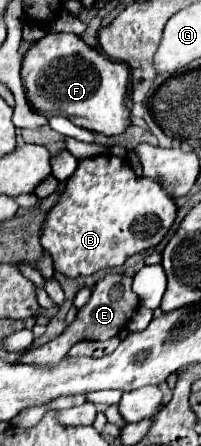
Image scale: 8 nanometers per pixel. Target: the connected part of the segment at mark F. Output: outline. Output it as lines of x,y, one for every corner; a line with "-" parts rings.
64,32
46,34
42,40
34,42
34,46
24,54
24,62
22,62
22,80
24,80
26,98
36,112
46,116
66,116
76,126
104,136
122,134
130,126
130,110
124,104
128,94
128,78
130,72
126,64
102,56
98,50
90,48
84,40
80,40
80,36
64,34

